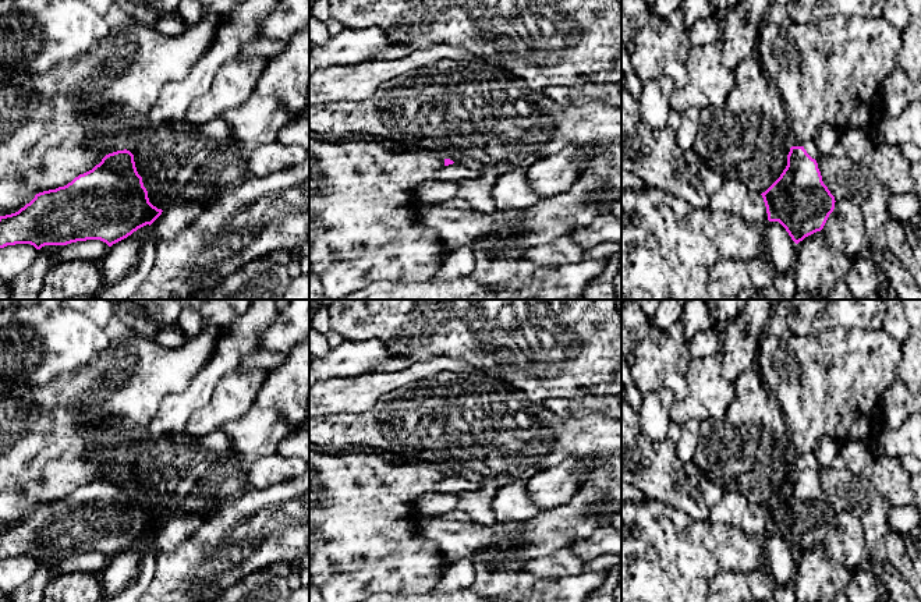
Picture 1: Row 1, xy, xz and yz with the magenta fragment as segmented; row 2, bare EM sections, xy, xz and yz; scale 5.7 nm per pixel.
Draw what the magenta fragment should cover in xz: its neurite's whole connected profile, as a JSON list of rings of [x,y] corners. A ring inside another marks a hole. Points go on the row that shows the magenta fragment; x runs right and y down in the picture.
[[[444,159],[444,169],[439,171],[438,180],[458,183],[465,178],[477,178],[479,170],[467,169],[465,166],[457,164],[450,159]]]

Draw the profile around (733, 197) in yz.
[[[726,180],[722,188],[711,198],[709,209],[716,215],[738,215],[751,224],[768,222],[762,195],[750,191],[738,180]]]

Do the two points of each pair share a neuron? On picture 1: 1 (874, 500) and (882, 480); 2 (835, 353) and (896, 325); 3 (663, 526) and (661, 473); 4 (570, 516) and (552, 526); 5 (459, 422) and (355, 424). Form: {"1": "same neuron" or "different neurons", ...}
{"1": "different neurons", "2": "different neurons", "3": "different neurons", "4": "same neuron", "5": "same neuron"}

